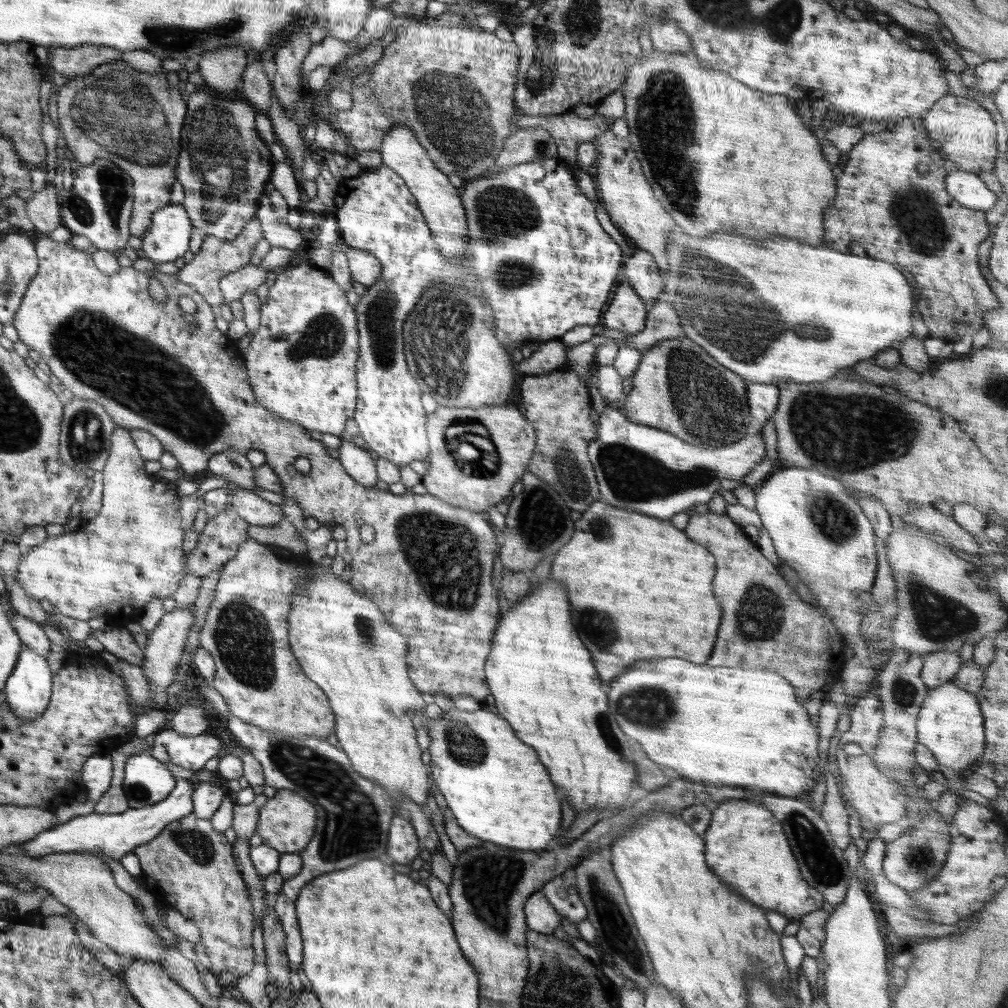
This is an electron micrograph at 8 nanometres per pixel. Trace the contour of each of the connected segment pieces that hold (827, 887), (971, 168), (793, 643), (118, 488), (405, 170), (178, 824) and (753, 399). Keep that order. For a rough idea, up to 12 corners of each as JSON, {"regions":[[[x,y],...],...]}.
{"regions":[[[800,798],[758,800],[782,822],[802,878],[832,905],[853,879],[827,824]],[[943,96],[922,117],[943,158],[993,171],[996,124],[978,101]],[[724,514],[686,536],[716,556],[706,666],[768,668],[798,704],[834,685],[844,636]],[[117,427],[99,513],[21,555],[56,612],[140,622],[248,523],[208,519],[183,564],[180,498]],[[408,127],[381,143],[404,180],[445,260],[469,237],[460,190]],[[190,813],[132,852],[198,926],[218,978],[246,976],[253,906],[233,845]],[[746,381],[749,414],[762,428],[779,401],[777,386]]]}

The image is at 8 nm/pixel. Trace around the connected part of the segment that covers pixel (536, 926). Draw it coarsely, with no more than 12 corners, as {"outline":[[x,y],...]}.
{"outline":[[542,892],[523,911],[527,927],[553,934],[563,923]]}

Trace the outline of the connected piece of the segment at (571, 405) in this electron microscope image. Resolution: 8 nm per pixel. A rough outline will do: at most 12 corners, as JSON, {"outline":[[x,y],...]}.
{"outline":[[525,374],[528,470],[573,510],[600,501],[588,374]]}

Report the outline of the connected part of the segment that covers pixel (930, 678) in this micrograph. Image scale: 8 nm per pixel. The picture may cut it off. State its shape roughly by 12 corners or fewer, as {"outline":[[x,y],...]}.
{"outline":[[960,651],[923,656],[921,679],[929,689],[953,680]]}

